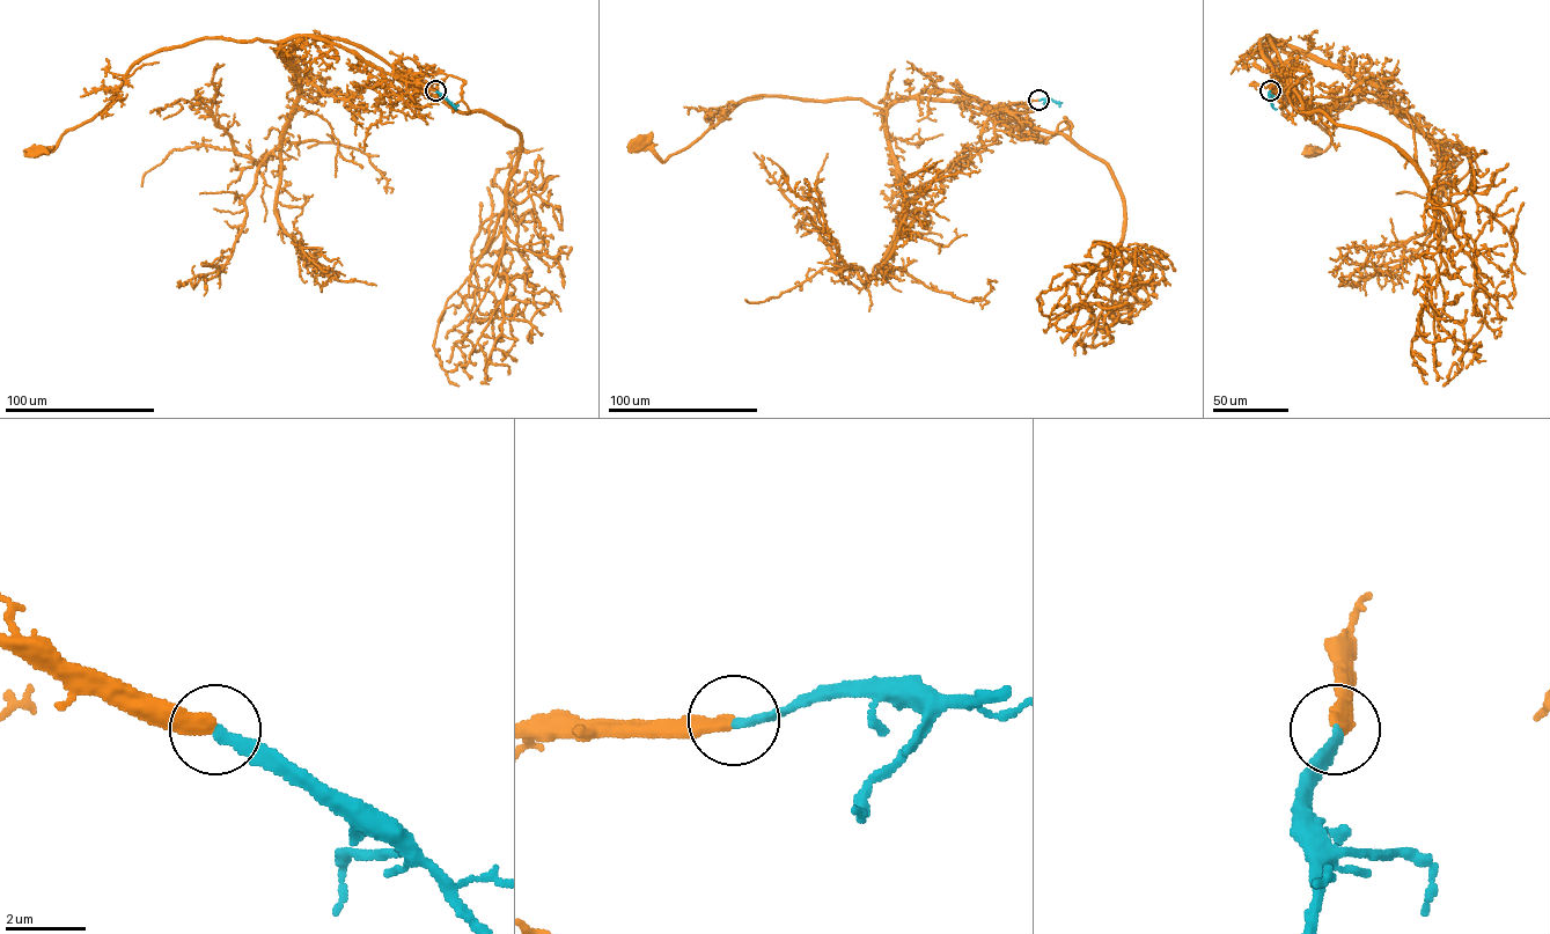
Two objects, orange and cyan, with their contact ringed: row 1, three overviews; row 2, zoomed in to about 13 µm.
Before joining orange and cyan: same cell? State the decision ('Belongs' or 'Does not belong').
Belongs

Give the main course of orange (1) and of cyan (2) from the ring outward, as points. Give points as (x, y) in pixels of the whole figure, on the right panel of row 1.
1: (1270, 90), (1277, 74), (1264, 37), (1278, 41), (1268, 41), (1268, 57), (1294, 104), (1330, 137), (1312, 152)
2: (1270, 90), (1269, 100), (1276, 109)

